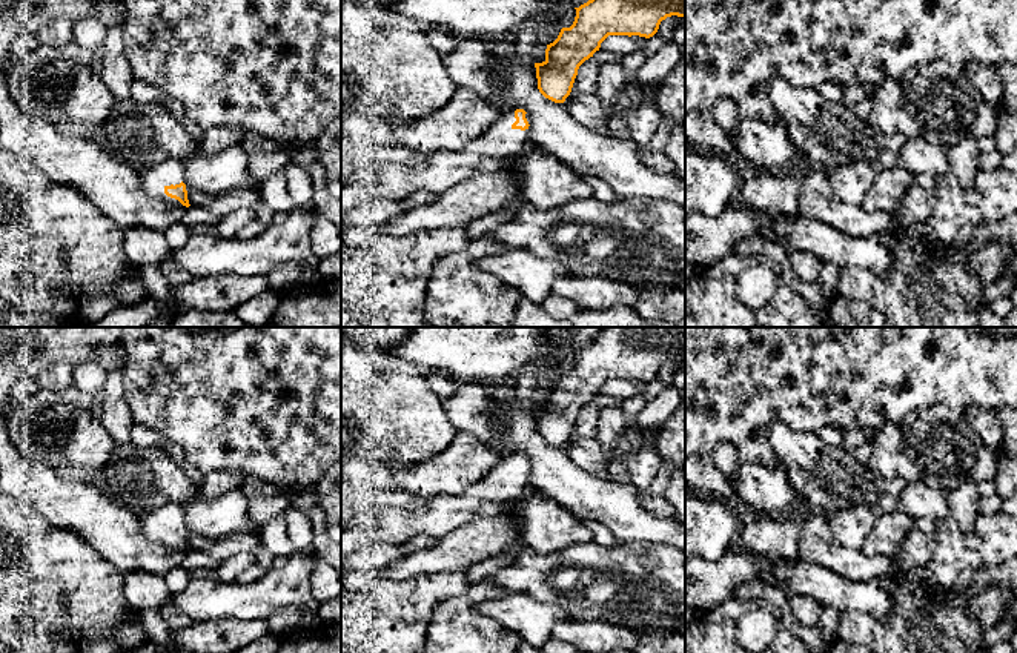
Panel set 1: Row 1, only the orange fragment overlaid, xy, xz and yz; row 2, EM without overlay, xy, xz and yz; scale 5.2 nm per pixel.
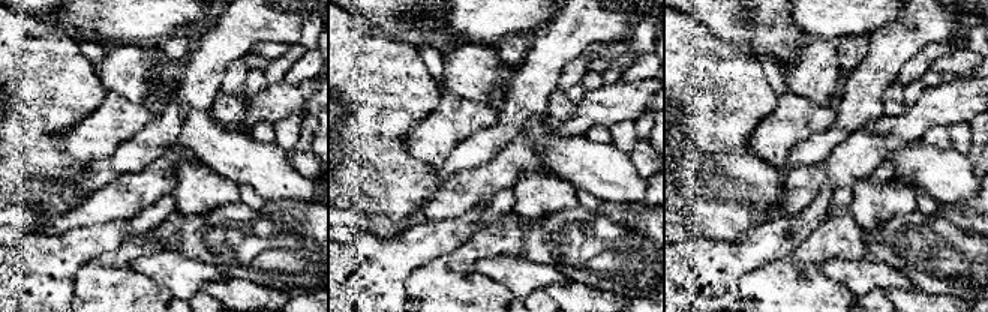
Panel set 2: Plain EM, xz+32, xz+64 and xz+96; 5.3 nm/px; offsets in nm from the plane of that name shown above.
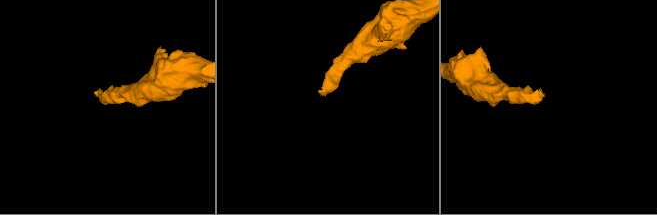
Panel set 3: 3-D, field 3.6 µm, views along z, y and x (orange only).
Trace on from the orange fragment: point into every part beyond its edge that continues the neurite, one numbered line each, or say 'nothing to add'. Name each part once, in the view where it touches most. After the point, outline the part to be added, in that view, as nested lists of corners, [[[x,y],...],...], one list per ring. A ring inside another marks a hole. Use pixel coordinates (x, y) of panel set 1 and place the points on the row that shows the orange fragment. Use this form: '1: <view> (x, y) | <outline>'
1: xy (154, 178) | [[[175,158],[141,169],[140,177],[143,189],[147,195],[151,195],[155,200],[161,200],[172,204],[183,206],[178,200],[171,198],[164,194],[166,186],[175,186],[183,181],[186,184],[186,191],[190,189],[184,175],[184,161]]]

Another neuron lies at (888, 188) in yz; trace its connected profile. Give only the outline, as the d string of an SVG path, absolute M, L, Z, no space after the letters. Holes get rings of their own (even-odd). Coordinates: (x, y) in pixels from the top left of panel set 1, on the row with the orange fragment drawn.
M902 167L880 169L862 200L866 210L894 212L909 187L914 186L914 175Z

